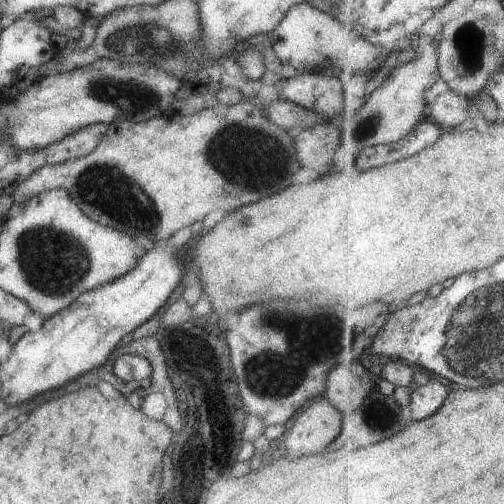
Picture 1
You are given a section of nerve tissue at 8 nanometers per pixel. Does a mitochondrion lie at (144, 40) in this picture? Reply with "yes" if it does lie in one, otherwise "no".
yes

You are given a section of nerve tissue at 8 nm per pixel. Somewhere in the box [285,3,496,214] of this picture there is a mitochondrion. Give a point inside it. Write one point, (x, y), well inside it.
(464, 54)

